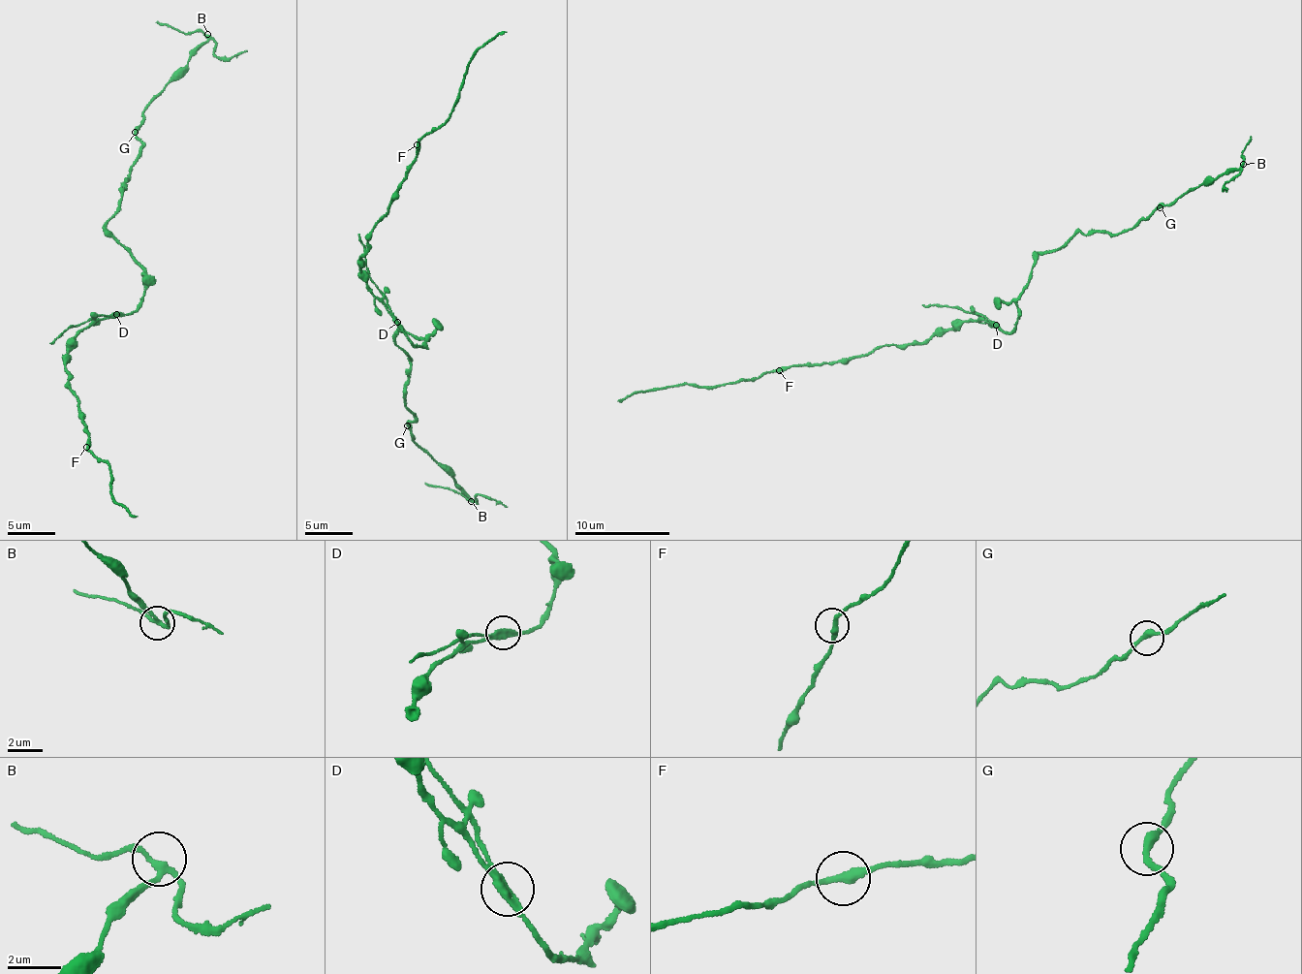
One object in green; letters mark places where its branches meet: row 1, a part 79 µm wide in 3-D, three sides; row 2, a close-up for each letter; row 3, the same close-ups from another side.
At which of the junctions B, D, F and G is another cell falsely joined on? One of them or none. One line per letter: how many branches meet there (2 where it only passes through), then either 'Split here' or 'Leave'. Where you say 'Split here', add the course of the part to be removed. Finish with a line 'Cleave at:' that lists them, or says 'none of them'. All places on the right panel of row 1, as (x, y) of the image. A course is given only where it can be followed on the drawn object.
B: Branches: 3. Leave
D: Branches: 2. Split here. Course of the part to remove: (996, 325), (977, 314), (923, 303)
F: Branches: 2. Leave
G: Branches: 2. Leave
Cleave at: D

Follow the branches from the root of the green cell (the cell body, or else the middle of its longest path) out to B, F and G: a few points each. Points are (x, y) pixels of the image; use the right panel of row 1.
B: (1001, 330), (1013, 329), (1018, 296), (1042, 253), (1056, 251), (1079, 233), (1129, 231), (1157, 208), (1243, 164)
F: (1001, 330), (977, 318), (958, 321), (918, 344), (879, 345), (838, 361), (779, 370)
G: (1001, 330), (1013, 329), (1018, 296), (1042, 253), (1056, 251), (1079, 233), (1129, 231), (1160, 207)

